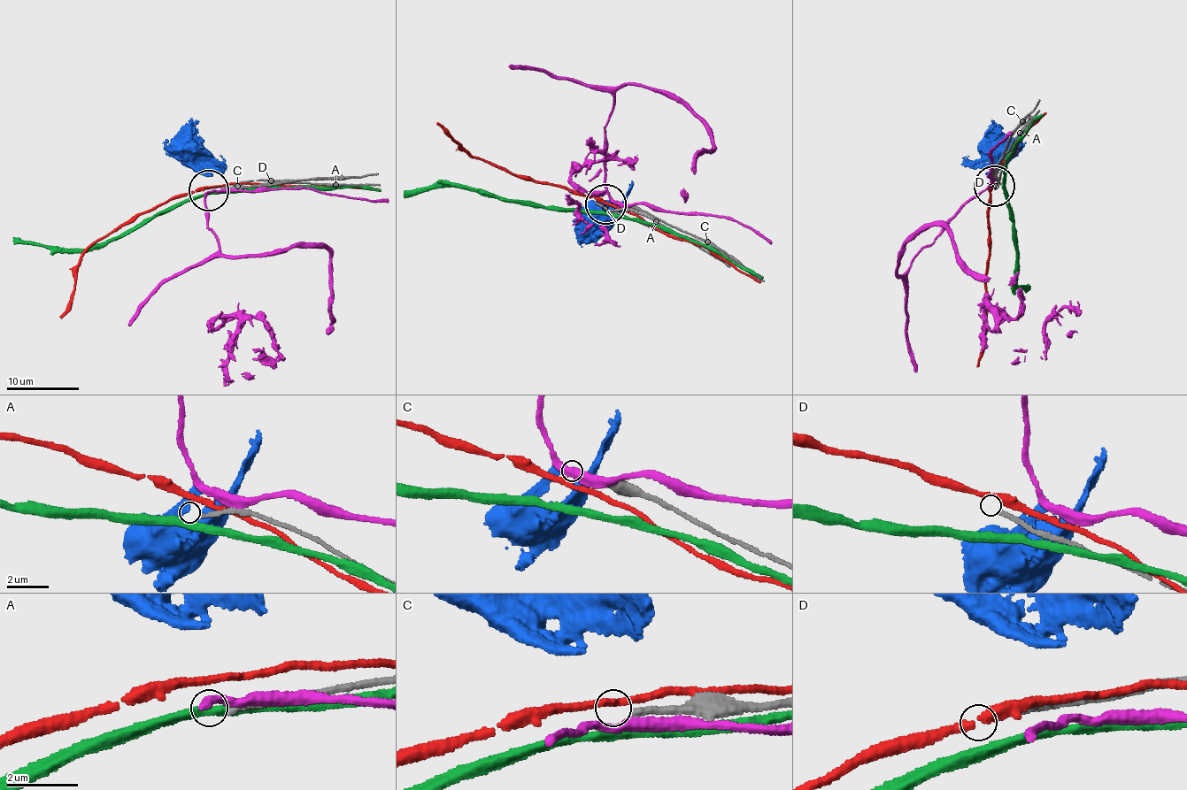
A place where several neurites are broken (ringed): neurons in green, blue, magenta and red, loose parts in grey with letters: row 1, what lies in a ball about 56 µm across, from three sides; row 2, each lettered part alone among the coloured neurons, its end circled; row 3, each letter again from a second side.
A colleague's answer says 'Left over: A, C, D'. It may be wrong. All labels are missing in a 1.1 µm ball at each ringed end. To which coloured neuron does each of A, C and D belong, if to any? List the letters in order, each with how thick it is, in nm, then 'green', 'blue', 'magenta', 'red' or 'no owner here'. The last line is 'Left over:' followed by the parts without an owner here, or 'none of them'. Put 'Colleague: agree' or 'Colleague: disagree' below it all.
A: 150 nm | no owner here
C: 190 nm | no owner here
D: 200 nm | no owner here
Left over: A, C, D
Colleague: agree

